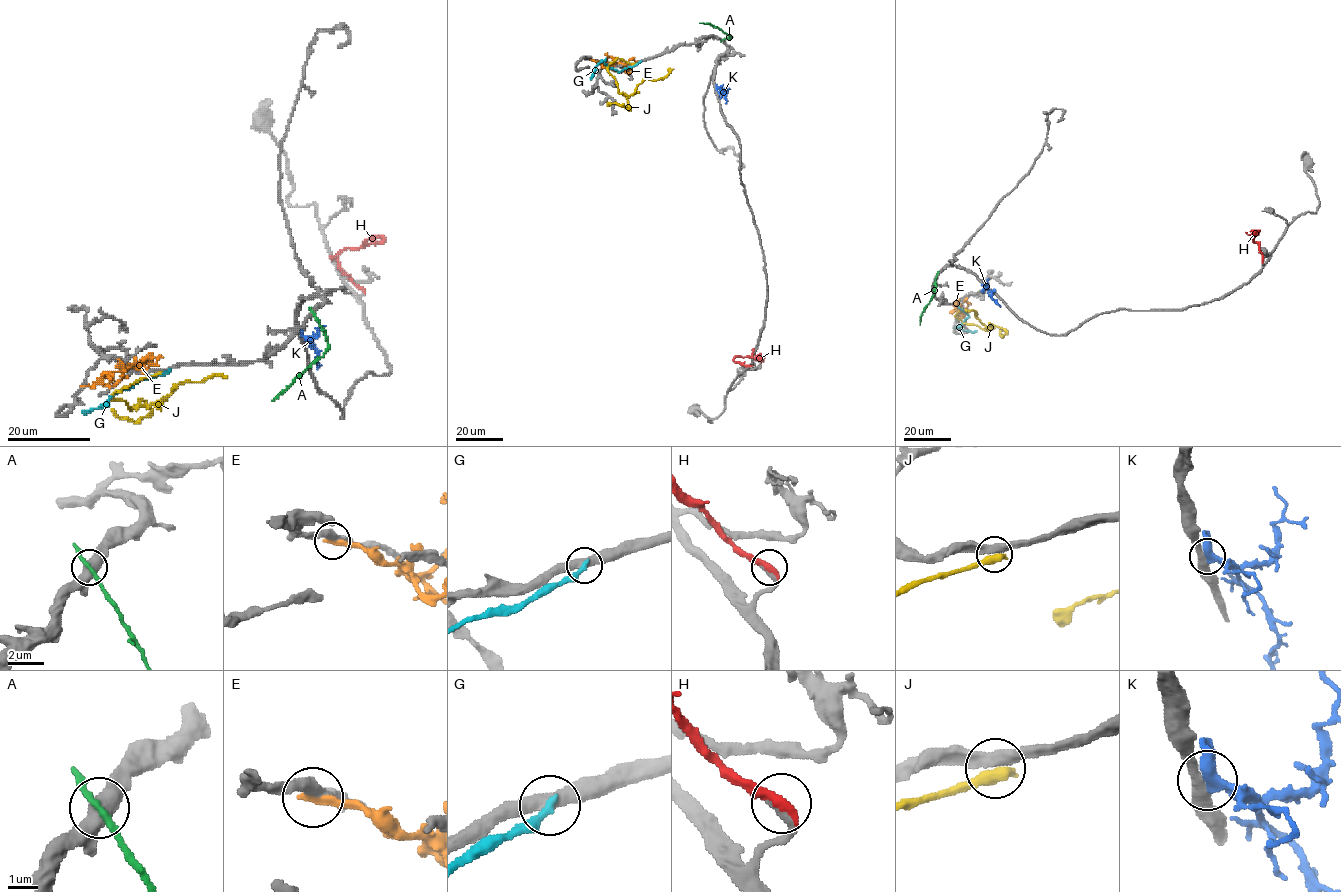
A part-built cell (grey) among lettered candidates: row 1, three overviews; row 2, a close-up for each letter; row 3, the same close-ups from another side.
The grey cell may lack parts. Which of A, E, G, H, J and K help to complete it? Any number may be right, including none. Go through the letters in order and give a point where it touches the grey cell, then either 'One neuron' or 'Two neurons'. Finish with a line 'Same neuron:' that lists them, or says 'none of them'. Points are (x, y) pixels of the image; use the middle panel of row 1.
A: Touches grey at (722, 40). Two neurons
E: Touches grey at (591, 60). Two neurons
G: Touches grey at (641, 61). Two neurons
H: Touches grey at (752, 365). One neuron
J: Touches grey at (634, 64). Two neurons
K: Touches grey at (716, 89). Two neurons
Same neuron: H

